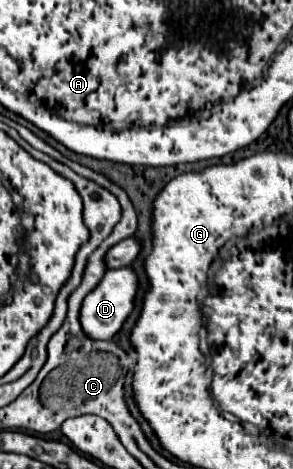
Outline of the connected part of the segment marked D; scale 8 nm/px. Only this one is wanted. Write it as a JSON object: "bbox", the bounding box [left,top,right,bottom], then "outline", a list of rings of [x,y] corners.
{"bbox":[80,266,140,340],"outline":[[[126,266],[118,270],[108,270],[102,282],[84,298],[84,304],[80,310],[80,322],[84,332],[96,340],[110,340],[124,326],[128,316],[134,312],[138,286],[140,286],[140,280],[134,268]]]}

